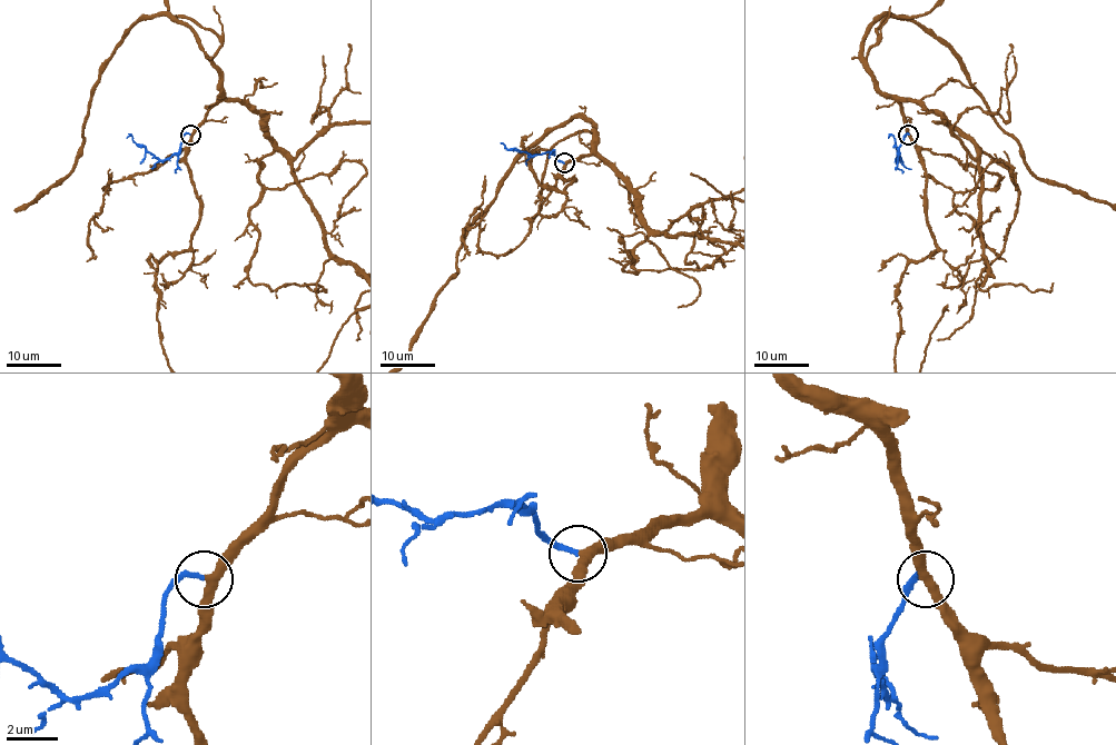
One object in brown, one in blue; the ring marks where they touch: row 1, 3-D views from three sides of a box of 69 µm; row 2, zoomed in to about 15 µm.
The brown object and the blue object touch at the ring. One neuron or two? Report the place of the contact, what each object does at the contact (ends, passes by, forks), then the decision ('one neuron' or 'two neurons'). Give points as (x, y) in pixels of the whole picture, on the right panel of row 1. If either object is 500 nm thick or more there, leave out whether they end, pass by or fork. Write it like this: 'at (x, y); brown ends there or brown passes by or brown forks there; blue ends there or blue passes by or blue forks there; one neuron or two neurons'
at (908, 135); brown passes by; blue ends there; one neuron

